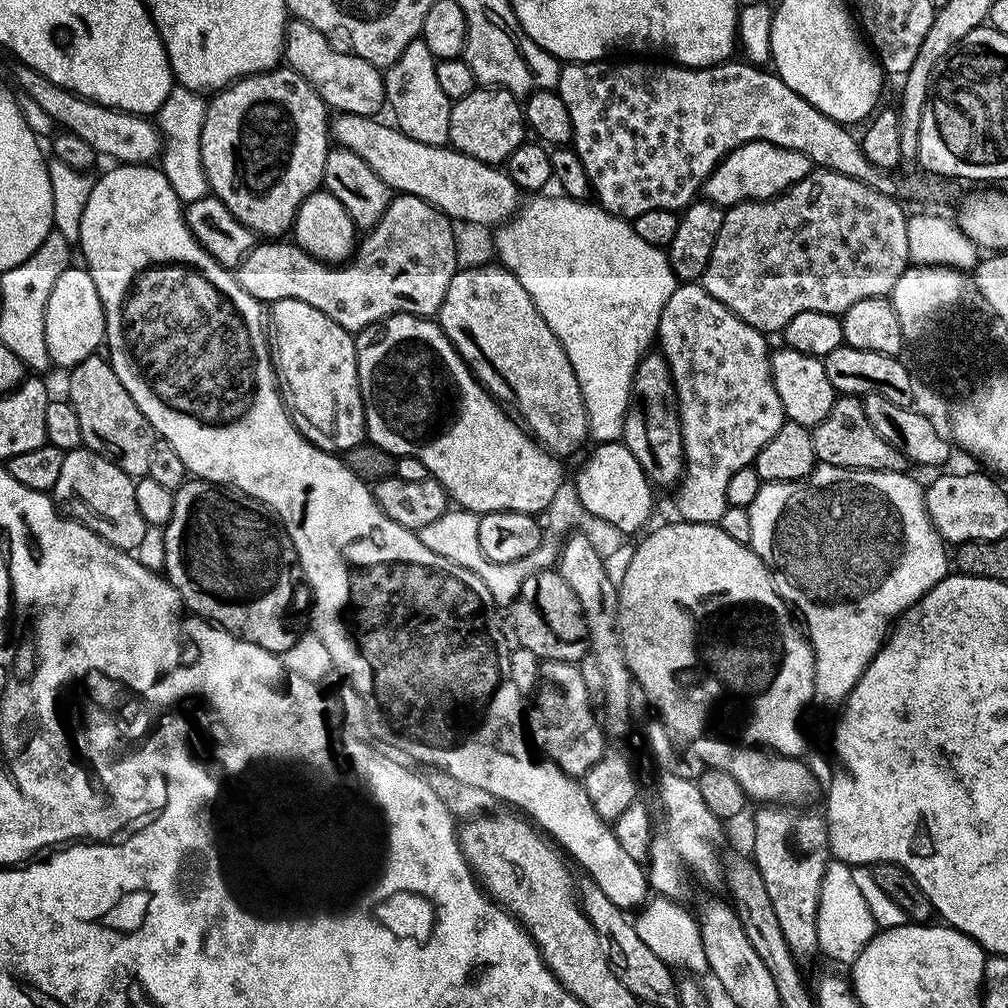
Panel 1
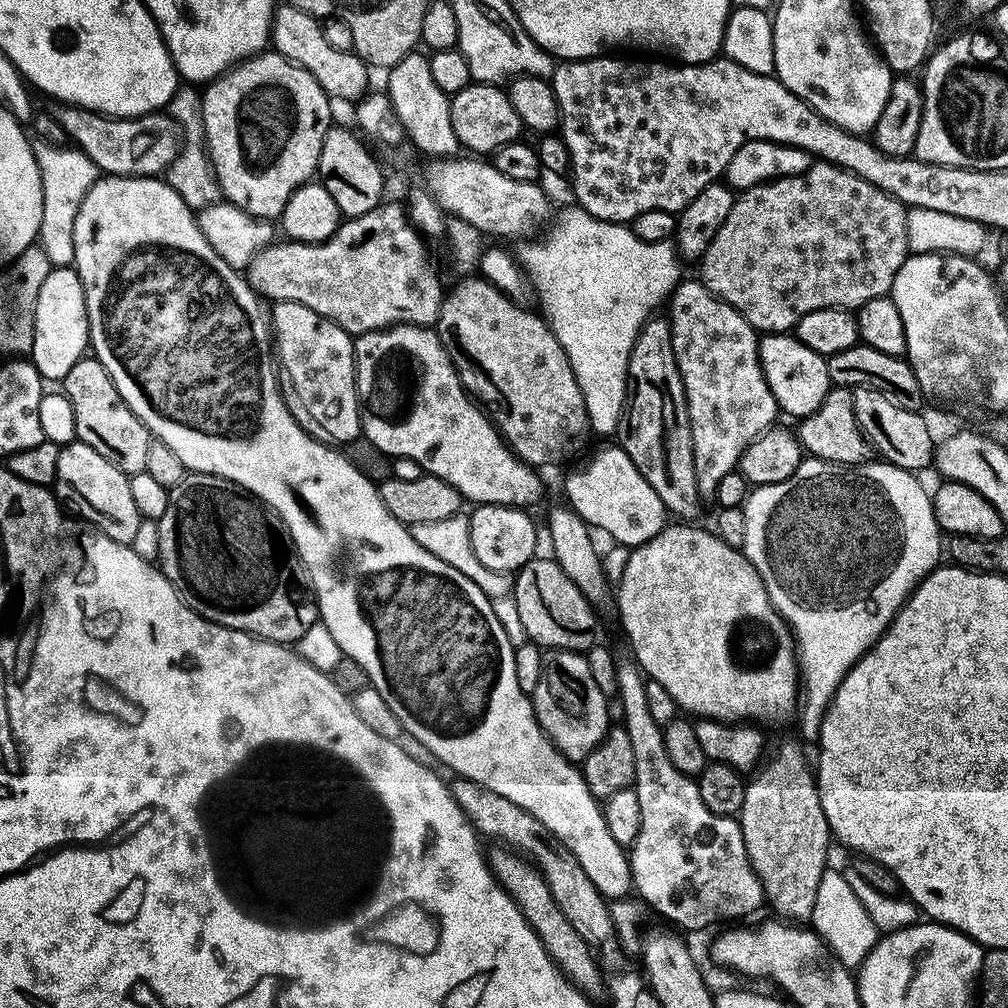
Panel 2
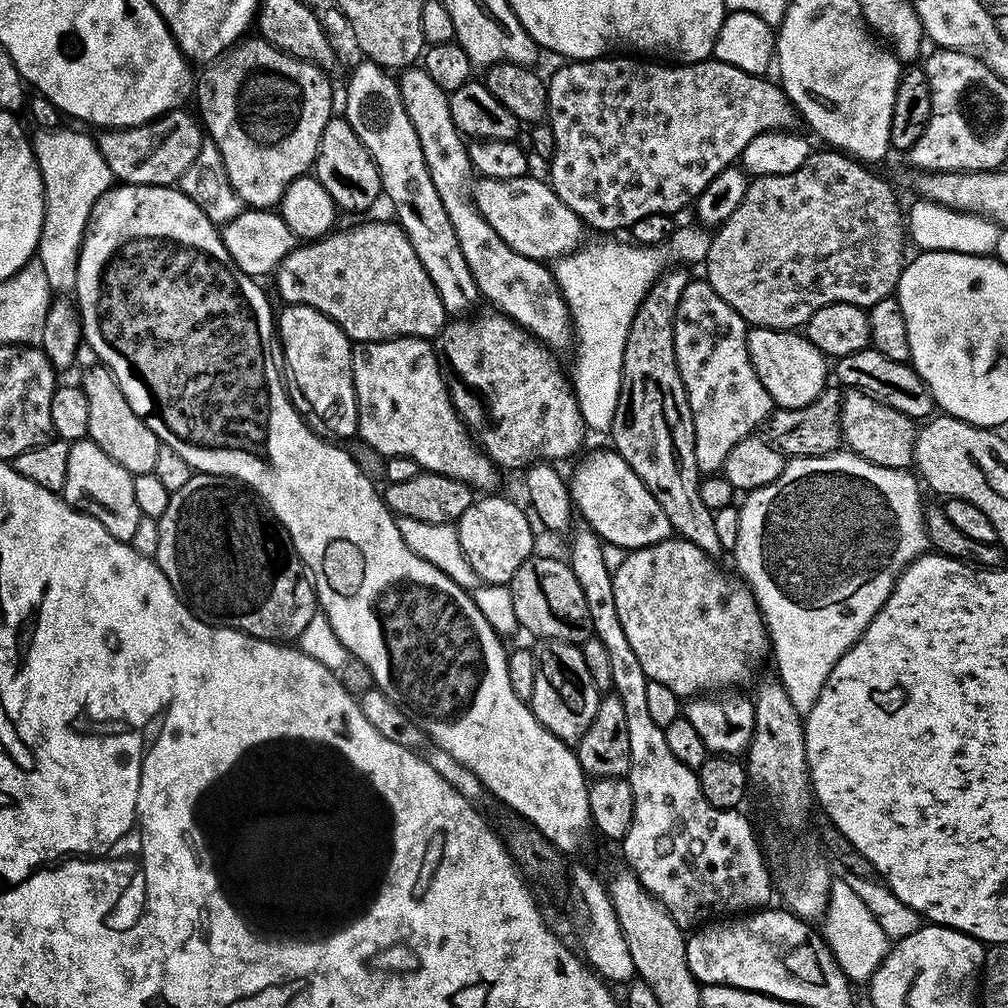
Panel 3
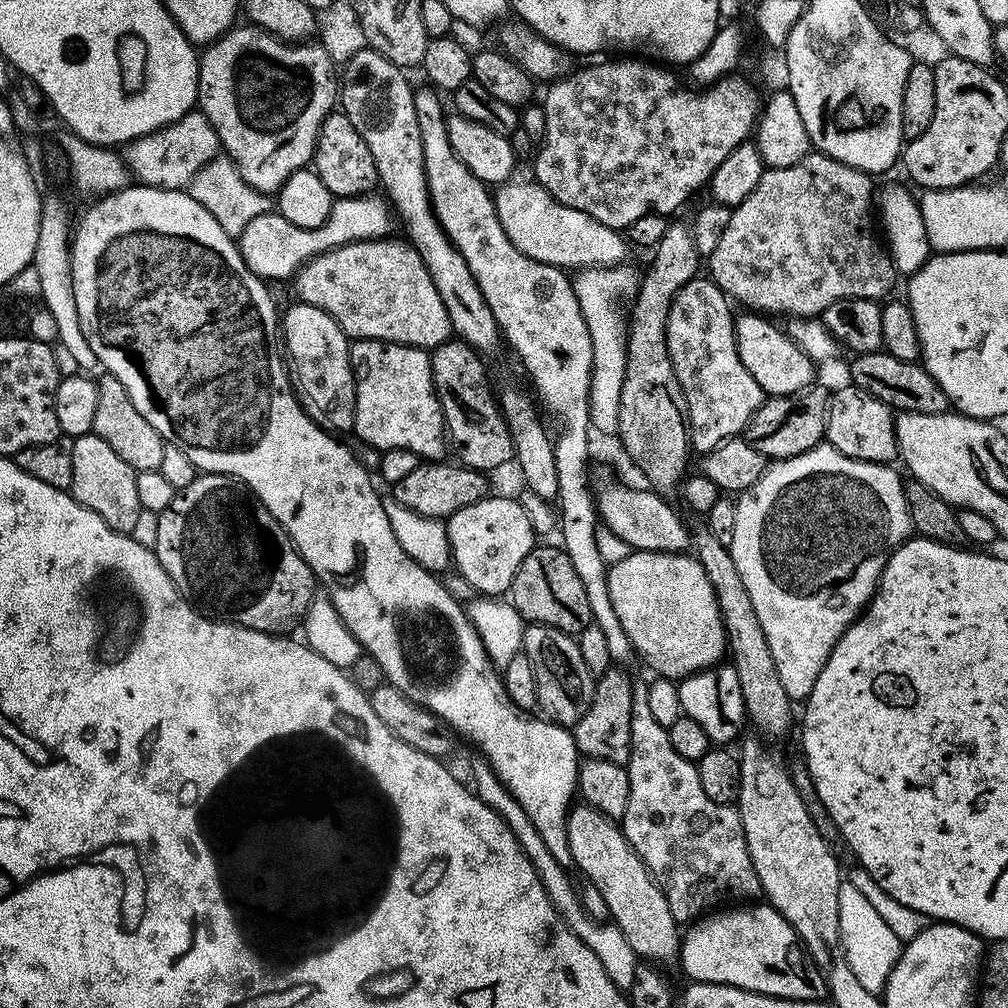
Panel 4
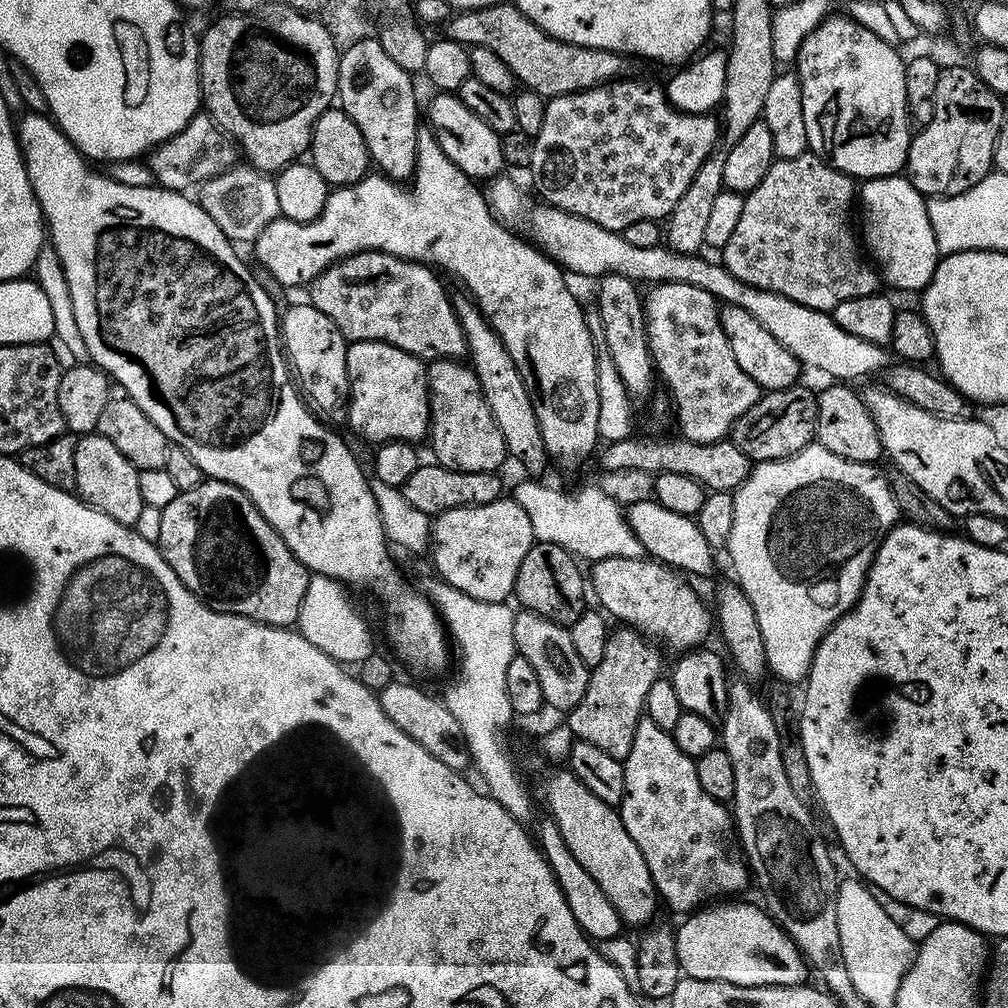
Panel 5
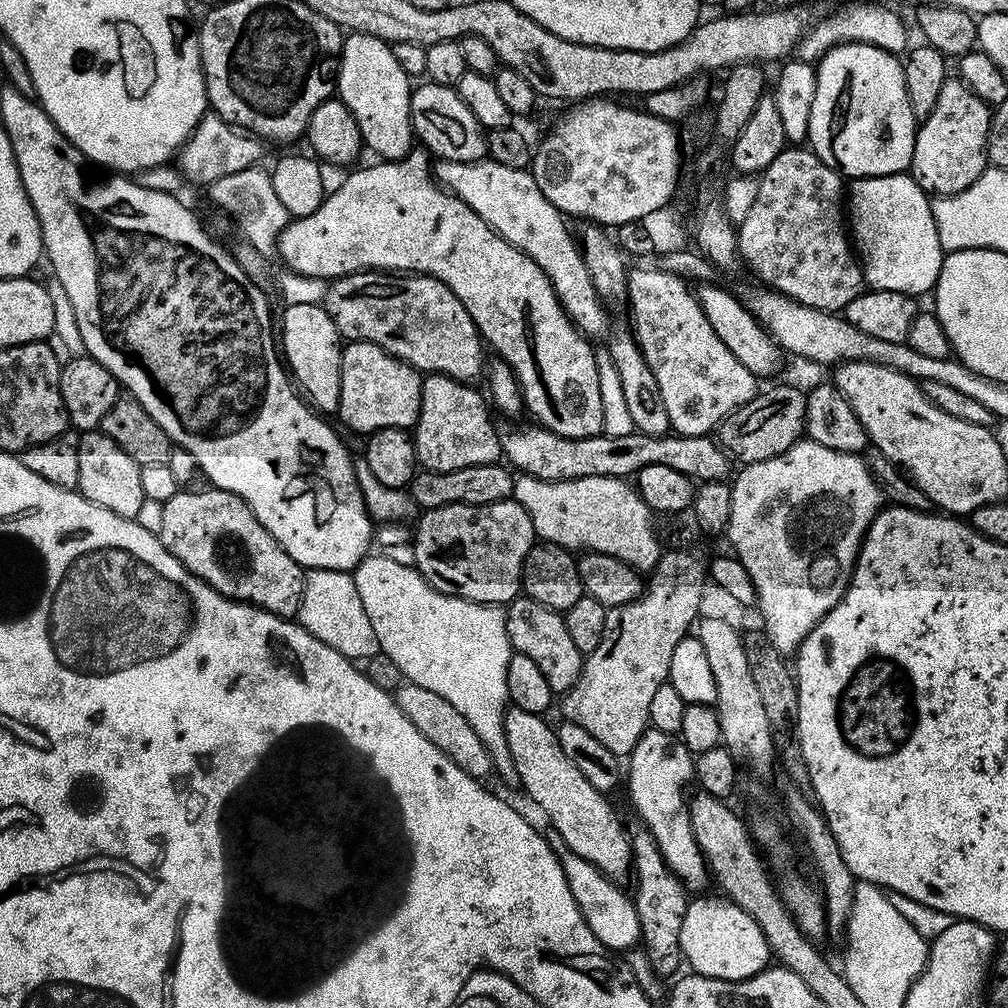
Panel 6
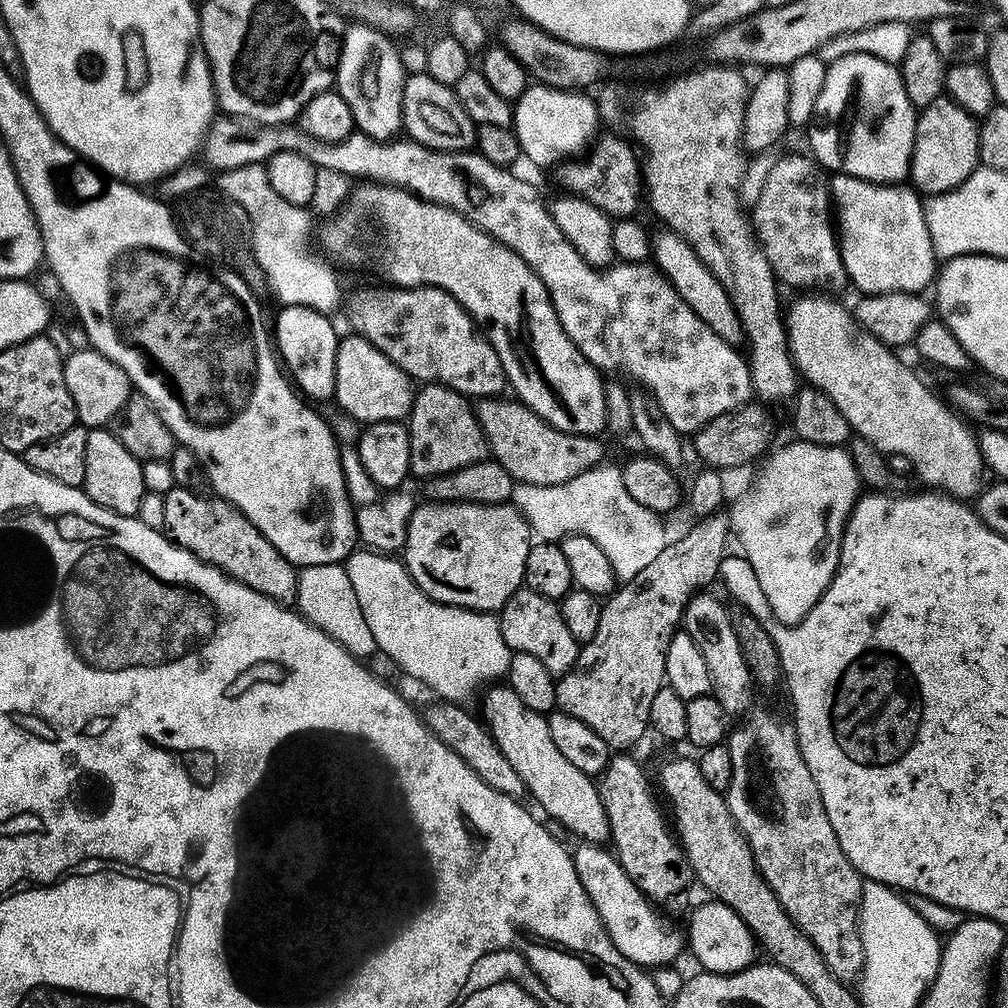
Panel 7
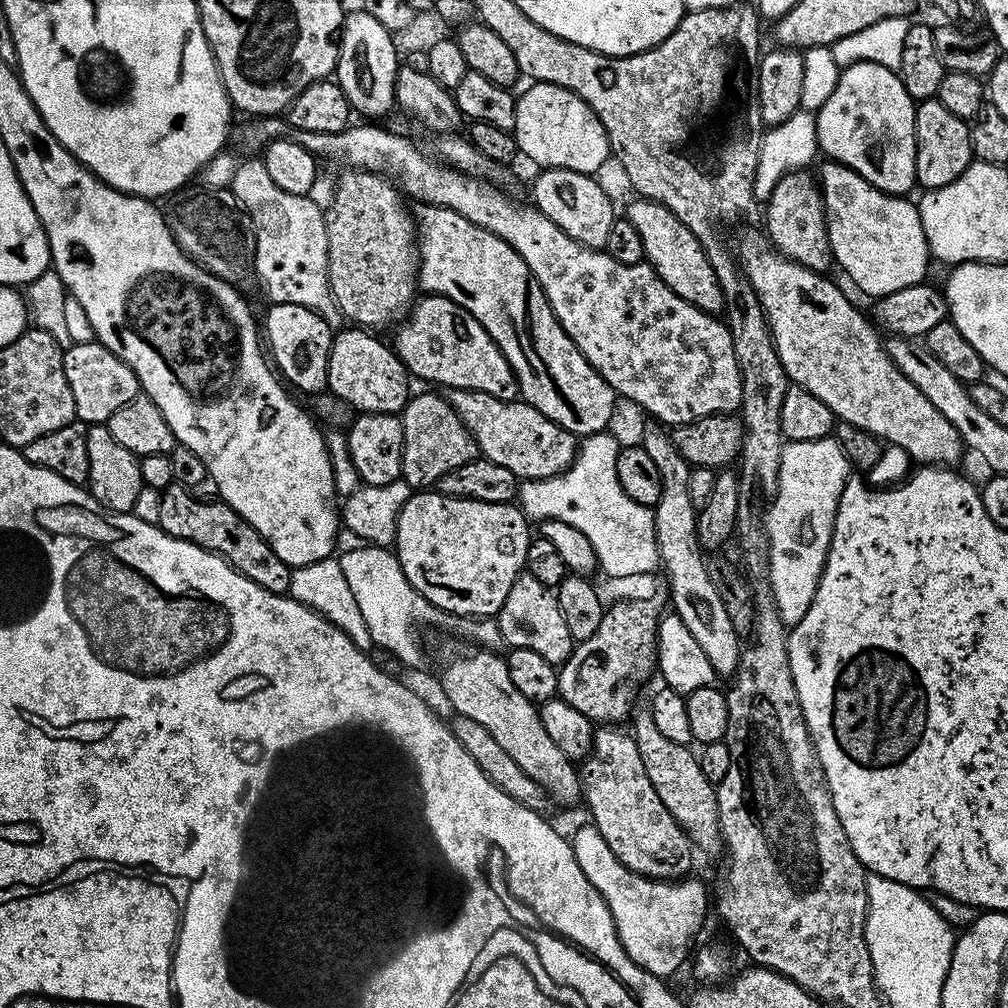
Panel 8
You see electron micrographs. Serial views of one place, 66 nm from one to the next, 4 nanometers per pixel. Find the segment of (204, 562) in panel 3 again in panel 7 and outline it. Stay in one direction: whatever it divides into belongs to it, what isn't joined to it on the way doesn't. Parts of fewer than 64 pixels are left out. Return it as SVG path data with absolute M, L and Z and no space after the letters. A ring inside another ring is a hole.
M172 487L164 494L166 502L166 522L163 531L173 544L192 552L199 560L205 560L214 565L220 572L224 572L231 580L238 581L242 586L250 586L258 594L270 598L274 602L285 606L296 603L296 573L297 565L287 560L263 534L238 511L228 500L222 500L215 494L201 494L187 492L185 488Z

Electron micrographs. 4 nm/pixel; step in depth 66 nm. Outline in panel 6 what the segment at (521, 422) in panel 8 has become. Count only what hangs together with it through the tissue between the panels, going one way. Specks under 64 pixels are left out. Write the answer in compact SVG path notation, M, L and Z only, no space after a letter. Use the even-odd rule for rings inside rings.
M531 423L525 428L512 428L508 433L505 431L500 438L500 447L503 459L517 473L539 480L577 480L595 476L632 478L642 470L642 466L671 466L696 482L729 479L730 457L711 435L651 436L635 431L622 434L622 438L601 434L575 440L559 436L539 423Z

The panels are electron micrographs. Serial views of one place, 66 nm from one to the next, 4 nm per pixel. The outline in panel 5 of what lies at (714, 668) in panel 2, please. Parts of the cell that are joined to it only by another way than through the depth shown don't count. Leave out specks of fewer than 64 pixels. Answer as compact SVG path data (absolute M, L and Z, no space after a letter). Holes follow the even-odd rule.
M606 558L597 560L591 565L590 588L596 591L600 599L599 607L609 617L617 616L621 625L634 628L637 632L653 641L659 642L665 649L673 648L676 654L683 654L689 650L695 650L705 643L708 631L713 631L714 620L710 615L710 608L700 601L700 596L687 584L685 577L677 569L661 564L659 560L651 558Z

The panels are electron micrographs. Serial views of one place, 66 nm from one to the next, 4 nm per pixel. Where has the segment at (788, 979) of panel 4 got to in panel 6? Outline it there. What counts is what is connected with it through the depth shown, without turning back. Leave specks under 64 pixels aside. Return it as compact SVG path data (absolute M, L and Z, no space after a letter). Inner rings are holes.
M698 896L689 901L686 916L682 920L682 929L679 935L679 946L681 957L685 963L690 964L689 968L695 975L718 978L724 981L745 980L748 977L756 976L769 967L772 960L771 948L767 938L762 934L754 918L746 913L735 903L725 896Z

